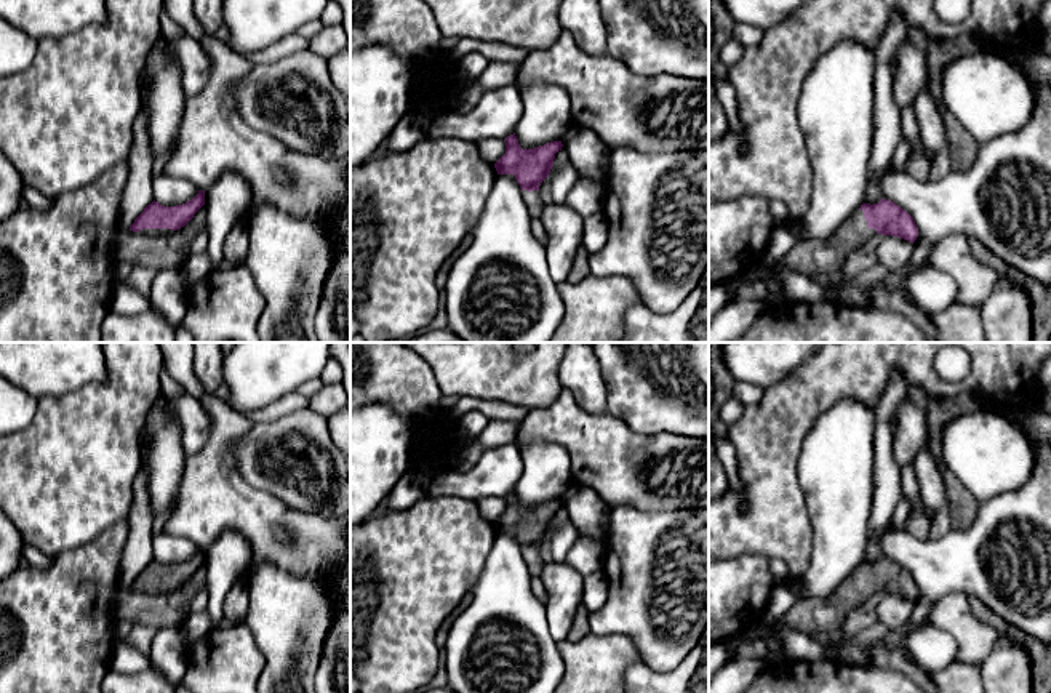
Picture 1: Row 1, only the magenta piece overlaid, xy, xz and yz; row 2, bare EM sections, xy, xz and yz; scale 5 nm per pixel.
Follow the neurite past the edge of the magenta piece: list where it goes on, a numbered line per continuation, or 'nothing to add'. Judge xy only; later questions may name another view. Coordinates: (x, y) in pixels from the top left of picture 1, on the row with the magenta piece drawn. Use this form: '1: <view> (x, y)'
1: xy (155, 232)

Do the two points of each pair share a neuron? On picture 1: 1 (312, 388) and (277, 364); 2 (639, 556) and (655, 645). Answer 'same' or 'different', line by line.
1: different
2: same

